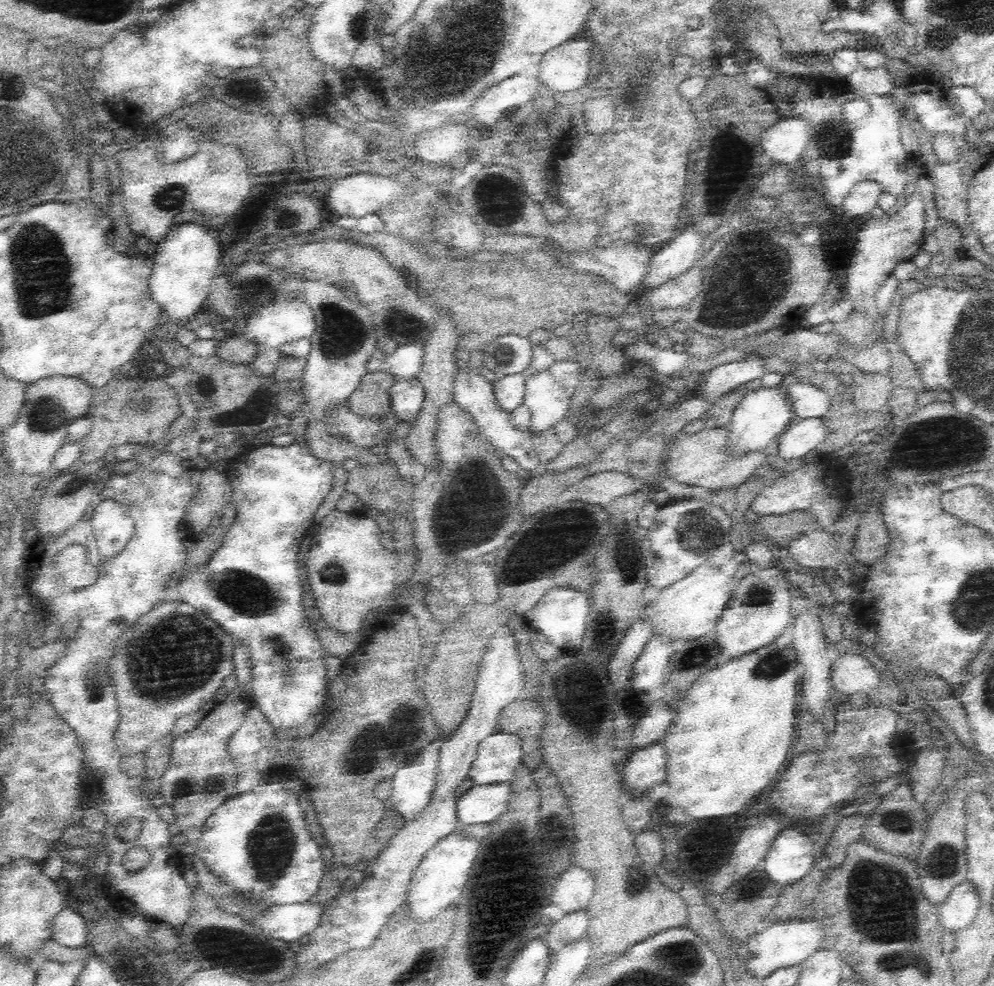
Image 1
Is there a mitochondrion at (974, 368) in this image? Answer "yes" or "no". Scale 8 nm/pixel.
yes

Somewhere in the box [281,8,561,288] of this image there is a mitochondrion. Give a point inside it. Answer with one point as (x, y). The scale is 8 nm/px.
(463, 49)

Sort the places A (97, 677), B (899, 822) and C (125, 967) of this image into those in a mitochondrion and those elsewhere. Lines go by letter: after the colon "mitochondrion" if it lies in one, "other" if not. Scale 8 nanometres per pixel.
A: mitochondrion
B: mitochondrion
C: other

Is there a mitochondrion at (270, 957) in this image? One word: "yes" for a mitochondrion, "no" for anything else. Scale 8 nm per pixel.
no

